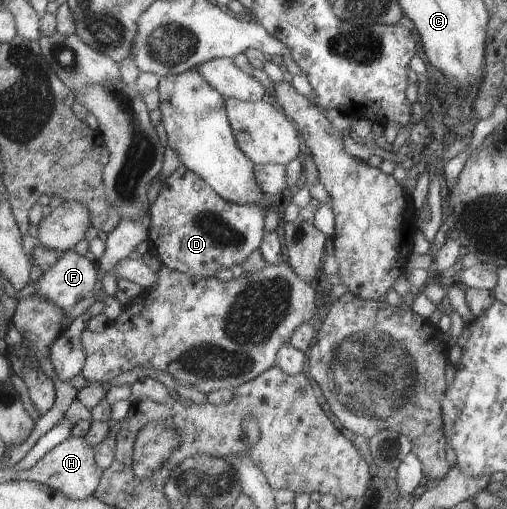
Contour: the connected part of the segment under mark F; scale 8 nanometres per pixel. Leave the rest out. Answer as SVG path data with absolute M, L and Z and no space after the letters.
M69 250L62 253L58 263L54 263L46 273L42 273L40 279L30 283L36 285L34 295L44 297L46 301L50 299L56 307L69 312L78 302L93 295L94 287L98 283L98 274L97 267L90 256L78 255L76 251Z

